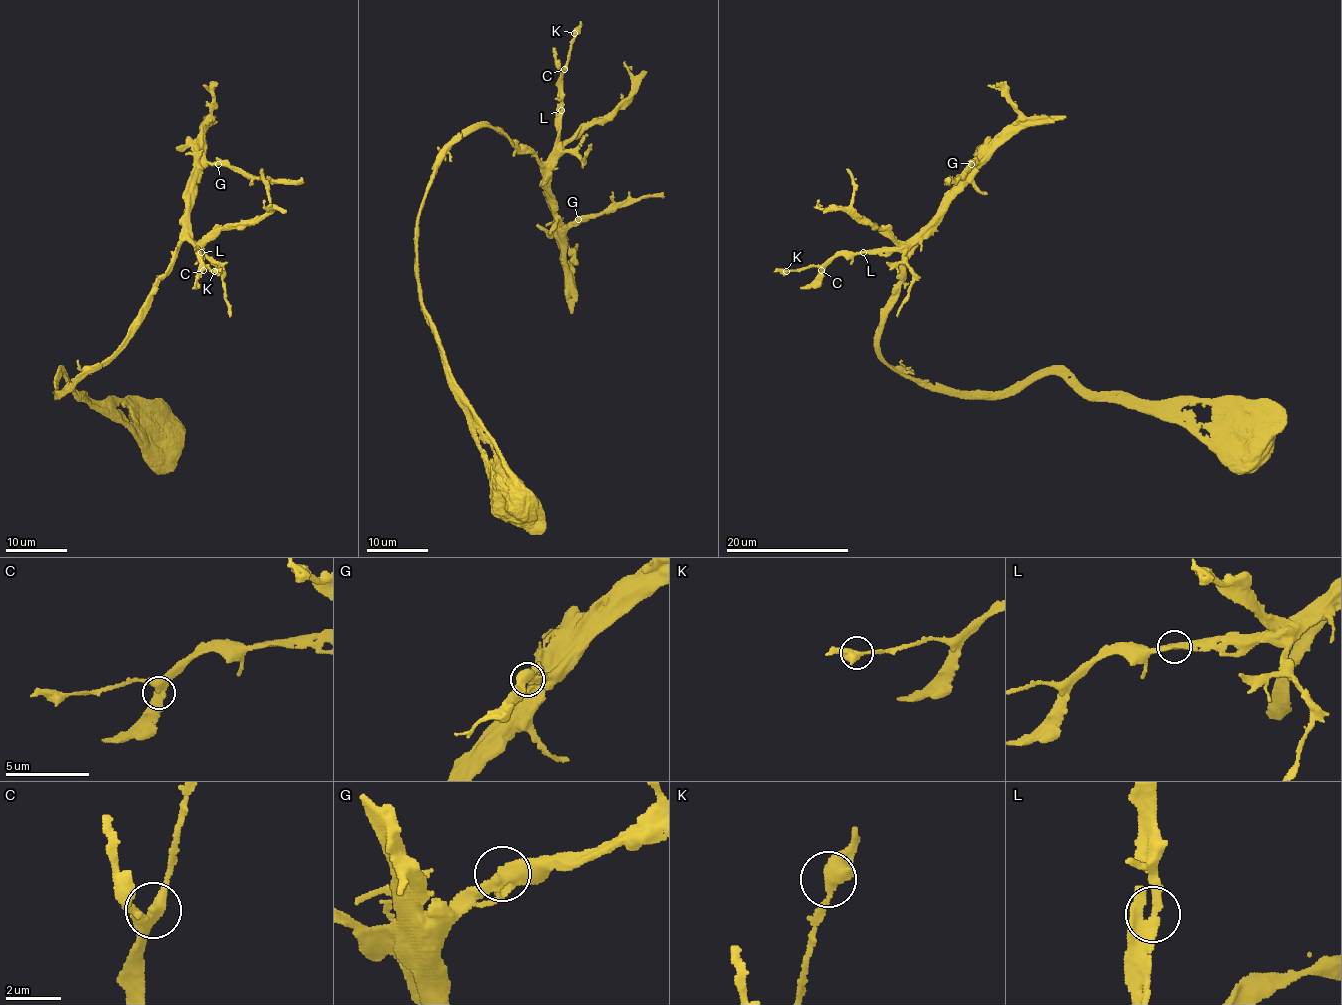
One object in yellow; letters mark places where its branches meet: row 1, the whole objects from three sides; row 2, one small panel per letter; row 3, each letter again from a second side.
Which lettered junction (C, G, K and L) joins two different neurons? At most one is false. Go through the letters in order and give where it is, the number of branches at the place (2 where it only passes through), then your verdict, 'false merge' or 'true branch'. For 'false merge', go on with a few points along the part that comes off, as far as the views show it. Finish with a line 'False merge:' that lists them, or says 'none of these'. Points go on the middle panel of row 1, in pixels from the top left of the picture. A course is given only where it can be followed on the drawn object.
C: at (564, 69); 3 branches meet; true branch
G: at (578, 219); 3 branches meet; true branch
K: at (574, 33); 2 branches meet; true branch
L: at (561, 110); 3 branches meet; true branch
False merge: none of these

